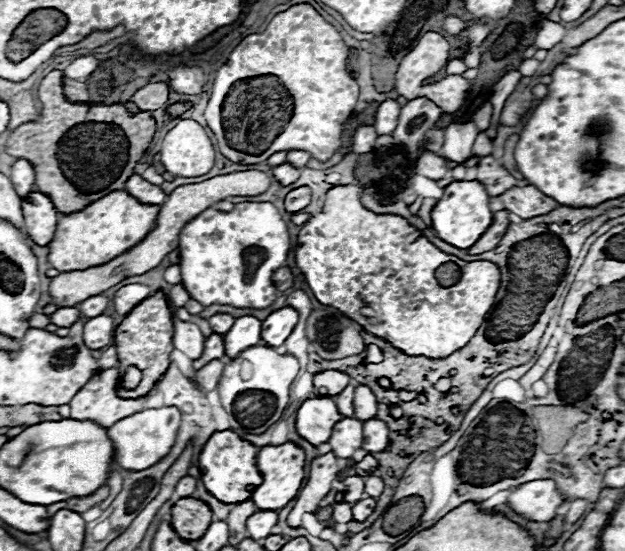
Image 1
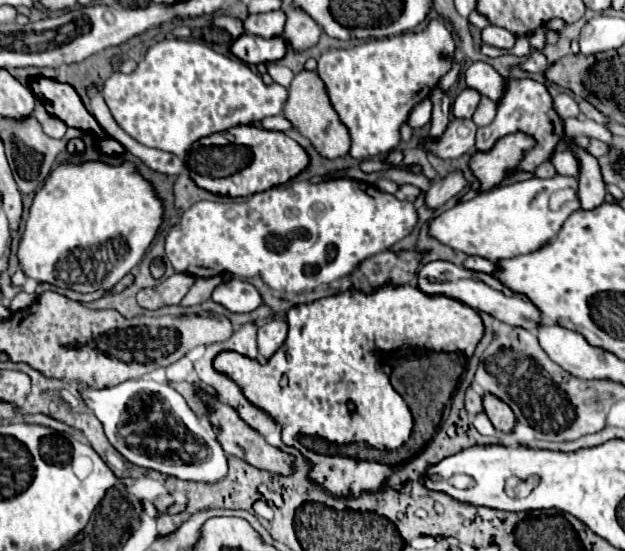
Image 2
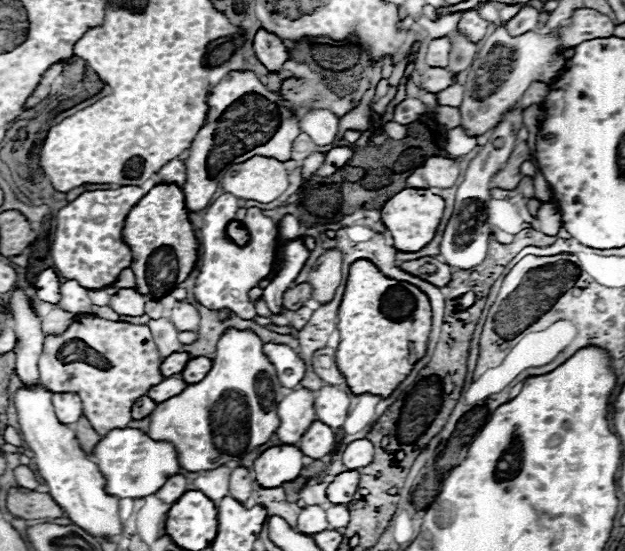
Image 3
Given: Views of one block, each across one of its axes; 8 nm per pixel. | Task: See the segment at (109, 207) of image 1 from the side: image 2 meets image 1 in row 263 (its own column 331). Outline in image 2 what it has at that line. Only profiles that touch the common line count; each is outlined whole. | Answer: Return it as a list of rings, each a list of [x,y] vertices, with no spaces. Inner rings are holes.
[[[430,20],[422,32],[408,32],[394,38],[370,40],[352,48],[328,50],[318,60],[318,76],[326,84],[326,92],[332,108],[336,110],[340,122],[350,134],[350,156],[358,160],[368,160],[374,156],[386,156],[400,144],[400,128],[408,122],[412,108],[424,98],[432,96],[438,80],[450,72],[456,62],[456,40],[452,30],[442,20]]]

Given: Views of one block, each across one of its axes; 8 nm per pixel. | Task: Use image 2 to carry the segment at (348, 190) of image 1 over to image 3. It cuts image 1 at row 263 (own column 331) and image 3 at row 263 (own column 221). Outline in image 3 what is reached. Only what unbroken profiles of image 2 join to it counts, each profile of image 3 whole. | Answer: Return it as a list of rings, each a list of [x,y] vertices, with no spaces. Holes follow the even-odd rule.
[[[356,260],[350,266],[348,284],[344,290],[342,304],[338,308],[340,346],[336,348],[338,370],[346,378],[350,392],[356,396],[374,394],[380,398],[388,398],[412,372],[414,364],[426,354],[430,328],[432,328],[432,310],[424,292],[420,292],[416,286],[408,282],[396,282],[392,278],[386,278],[370,260]]]

